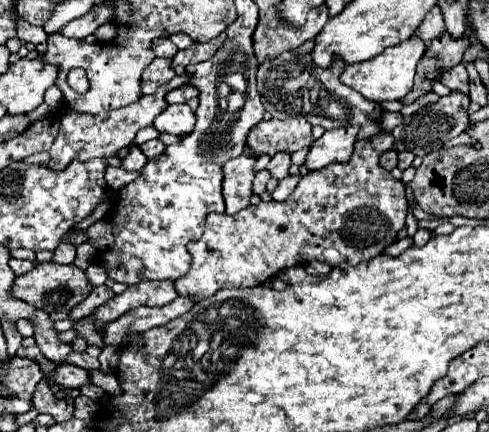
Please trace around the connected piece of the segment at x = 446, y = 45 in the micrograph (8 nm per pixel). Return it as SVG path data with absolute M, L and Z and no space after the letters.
M442 34L440 38L432 40L416 68L416 82L412 92L408 92L408 96L404 96L400 102L412 104L424 94L432 92L430 80L440 80L444 72L460 64L466 48L468 48L468 36L464 36L464 40L448 40L448 34Z

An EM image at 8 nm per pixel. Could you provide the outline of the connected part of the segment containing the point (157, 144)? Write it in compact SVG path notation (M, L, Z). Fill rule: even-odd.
M150 140L150 142L146 142L146 144L138 146L138 148L144 152L146 158L156 158L156 156L160 156L160 152L164 152L166 146L160 140Z

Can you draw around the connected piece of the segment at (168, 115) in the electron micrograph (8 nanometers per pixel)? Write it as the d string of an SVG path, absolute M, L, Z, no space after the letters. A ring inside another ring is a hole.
M172 104L154 120L152 126L158 132L186 136L188 132L192 132L194 124L196 124L196 116L188 104Z

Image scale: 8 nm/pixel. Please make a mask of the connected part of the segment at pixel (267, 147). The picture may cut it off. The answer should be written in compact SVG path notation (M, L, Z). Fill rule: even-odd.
M288 118L288 120L262 120L248 134L248 148L252 156L274 156L276 152L296 152L312 146L312 126L308 126L306 118Z

